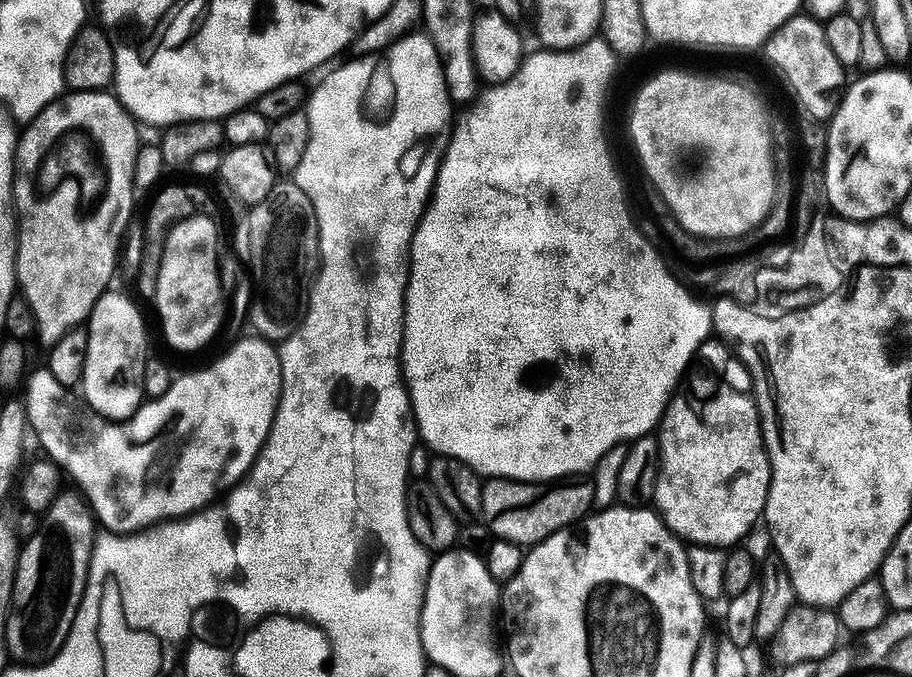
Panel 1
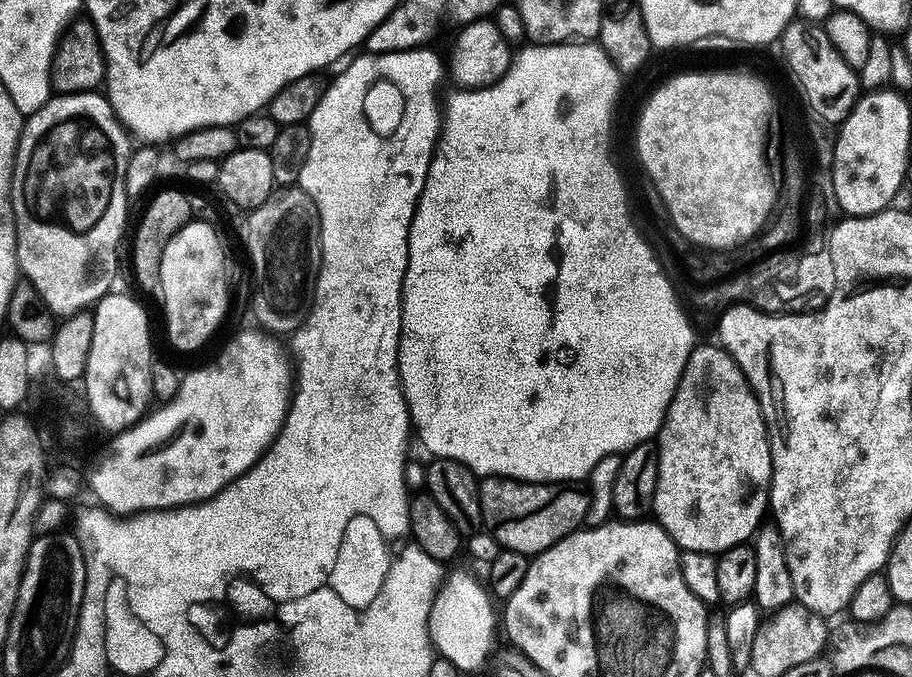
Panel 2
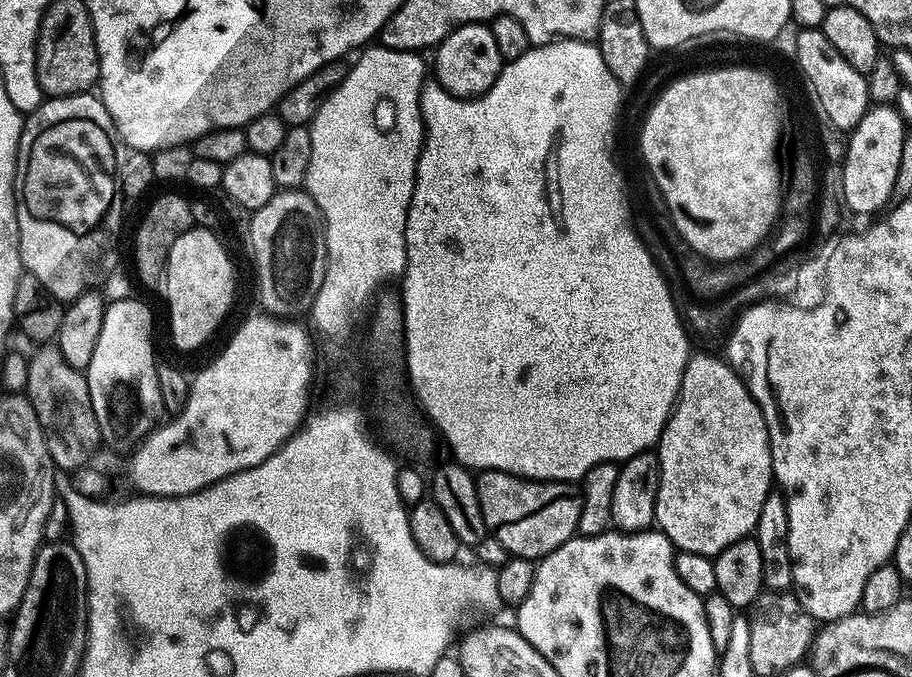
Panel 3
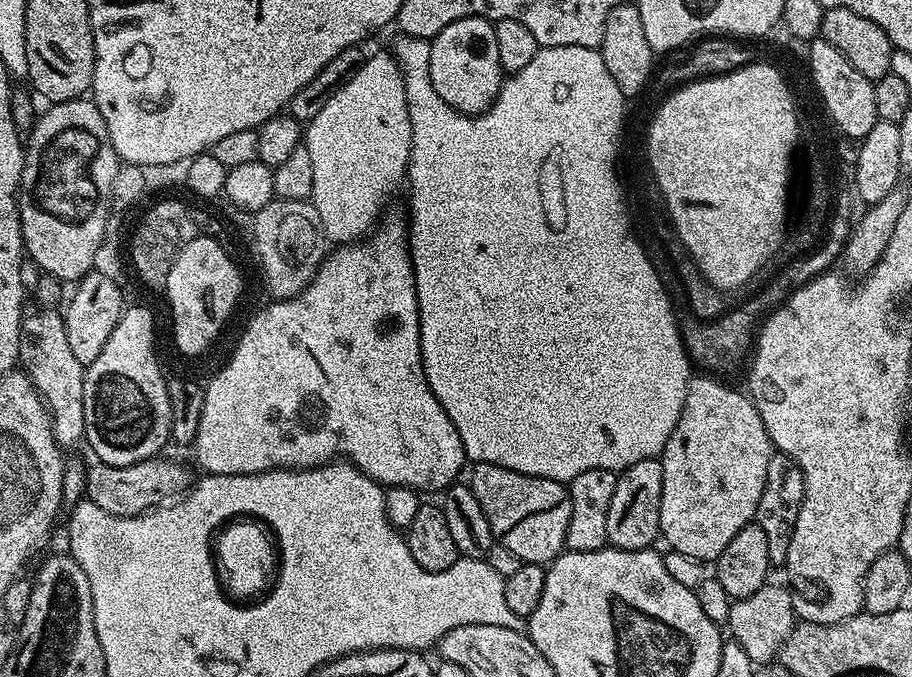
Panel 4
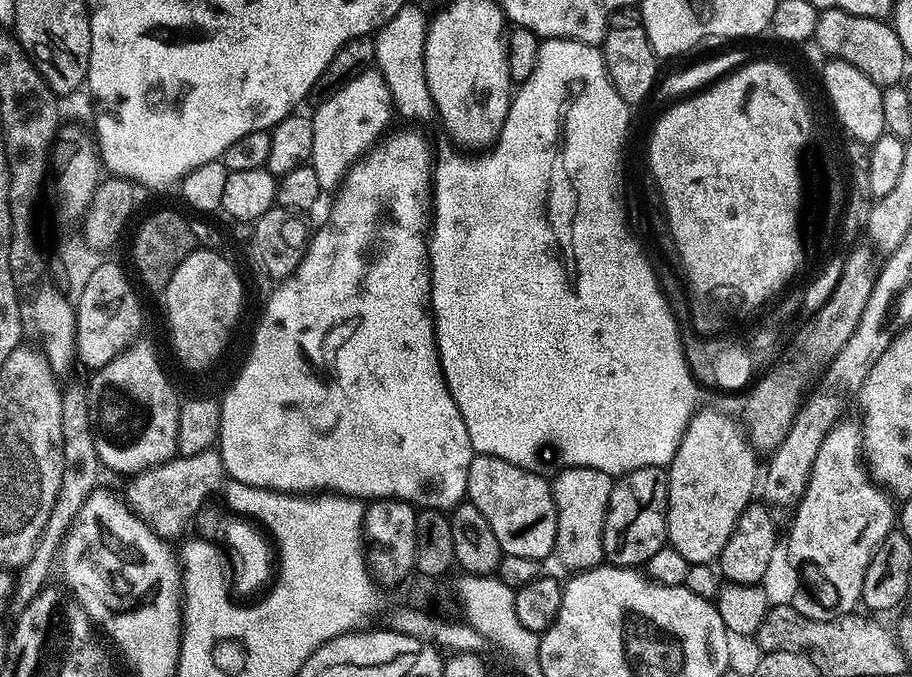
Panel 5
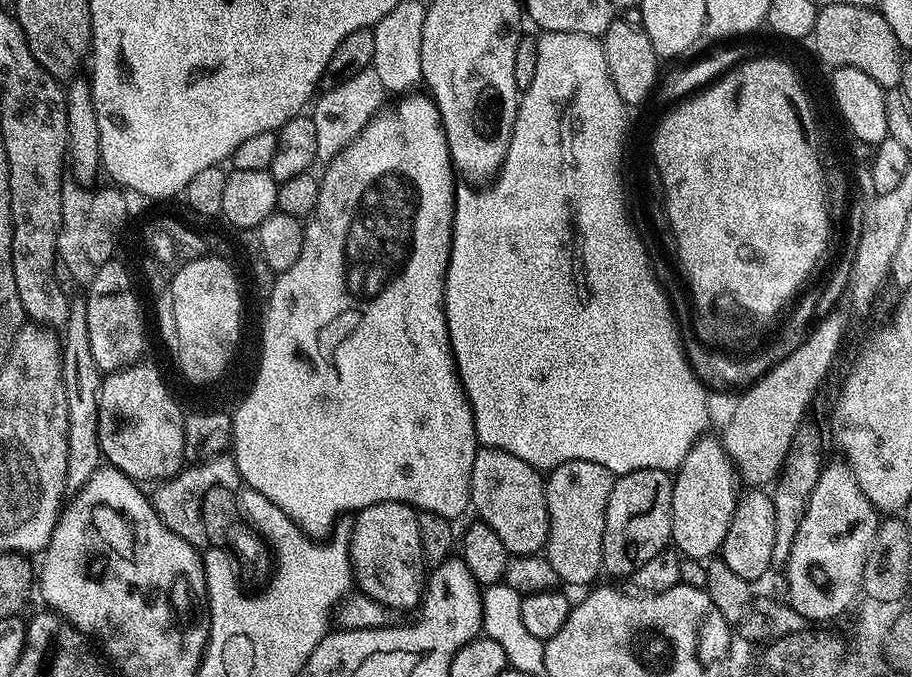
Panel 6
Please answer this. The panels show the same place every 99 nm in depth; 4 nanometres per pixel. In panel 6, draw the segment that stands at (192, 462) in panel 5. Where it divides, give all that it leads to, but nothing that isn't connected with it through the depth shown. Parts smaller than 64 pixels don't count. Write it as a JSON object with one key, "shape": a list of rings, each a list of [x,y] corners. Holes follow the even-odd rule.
{"shape":[[[225,454],[215,456],[212,460],[204,460],[201,464],[189,463],[180,469],[177,476],[170,480],[161,480],[155,485],[156,488],[150,492],[152,508],[158,514],[161,522],[178,538],[190,542],[197,550],[203,549],[208,542],[208,533],[206,531],[206,520],[200,516],[200,507],[204,504],[204,495],[211,488],[215,490],[232,490],[241,483],[240,472],[236,469],[236,461],[231,455]]]}

